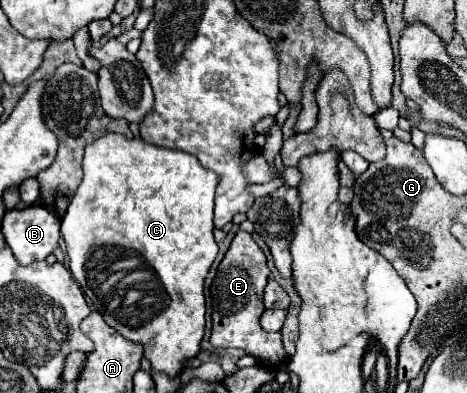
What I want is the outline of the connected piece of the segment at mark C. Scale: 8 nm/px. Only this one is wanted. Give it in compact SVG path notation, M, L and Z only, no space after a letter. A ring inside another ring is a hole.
M107 133L85 149L83 179L61 221L69 269L91 307L123 337L143 343L145 357L155 371L175 377L181 361L195 357L205 331L203 281L217 255L213 239L213 199L217 175L205 169L195 155ZM117 261L137 261L131 271L119 271Z

